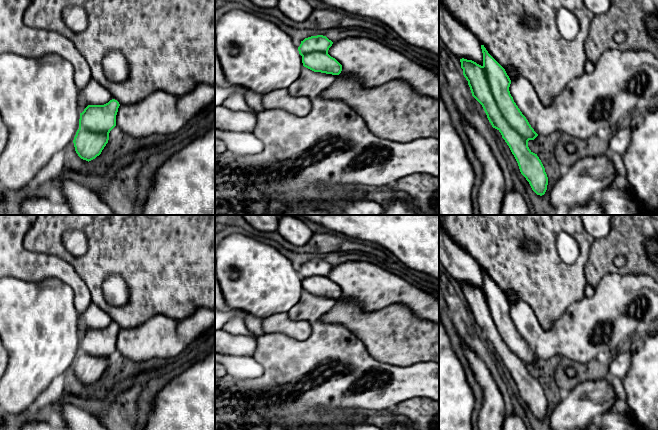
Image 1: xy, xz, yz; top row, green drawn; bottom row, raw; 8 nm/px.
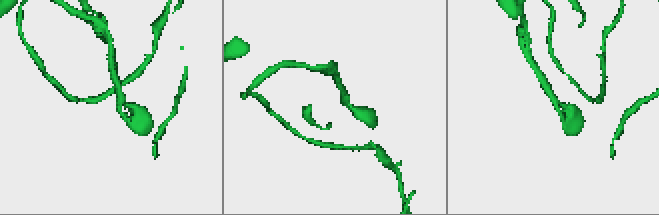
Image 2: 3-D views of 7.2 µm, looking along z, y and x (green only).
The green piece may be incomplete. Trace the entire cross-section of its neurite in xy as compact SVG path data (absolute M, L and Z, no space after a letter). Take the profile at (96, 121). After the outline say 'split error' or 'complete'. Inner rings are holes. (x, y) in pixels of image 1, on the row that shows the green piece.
M112 99L104 105L88 105L80 113L79 129L73 143L81 159L89 162L101 154L110 131L116 126L119 106L119 102Z | complete

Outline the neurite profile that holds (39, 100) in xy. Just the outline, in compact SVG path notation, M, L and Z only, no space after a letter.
M9 52L0 54L0 115L9 130L7 144L0 155L0 186L2 188L6 191L24 188L42 171L54 154L64 151L66 146L74 140L79 129L80 113L78 106L79 89L74 81L73 66L67 60L56 54L46 54L40 58L27 58Z

